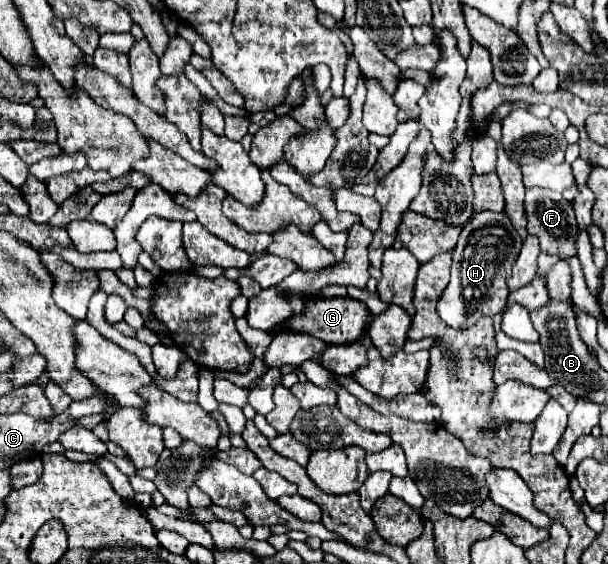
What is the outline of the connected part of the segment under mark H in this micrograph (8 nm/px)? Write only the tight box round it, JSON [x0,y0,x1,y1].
[437,211,521,329]

